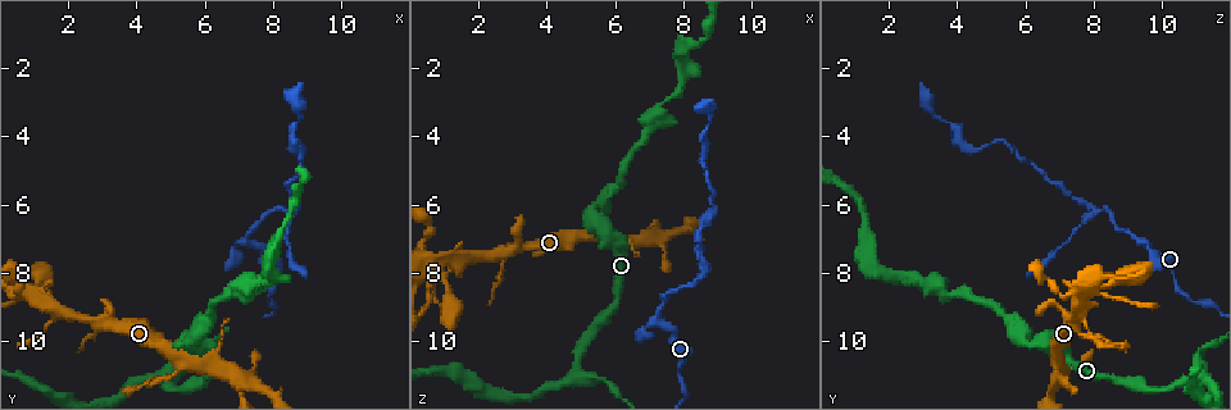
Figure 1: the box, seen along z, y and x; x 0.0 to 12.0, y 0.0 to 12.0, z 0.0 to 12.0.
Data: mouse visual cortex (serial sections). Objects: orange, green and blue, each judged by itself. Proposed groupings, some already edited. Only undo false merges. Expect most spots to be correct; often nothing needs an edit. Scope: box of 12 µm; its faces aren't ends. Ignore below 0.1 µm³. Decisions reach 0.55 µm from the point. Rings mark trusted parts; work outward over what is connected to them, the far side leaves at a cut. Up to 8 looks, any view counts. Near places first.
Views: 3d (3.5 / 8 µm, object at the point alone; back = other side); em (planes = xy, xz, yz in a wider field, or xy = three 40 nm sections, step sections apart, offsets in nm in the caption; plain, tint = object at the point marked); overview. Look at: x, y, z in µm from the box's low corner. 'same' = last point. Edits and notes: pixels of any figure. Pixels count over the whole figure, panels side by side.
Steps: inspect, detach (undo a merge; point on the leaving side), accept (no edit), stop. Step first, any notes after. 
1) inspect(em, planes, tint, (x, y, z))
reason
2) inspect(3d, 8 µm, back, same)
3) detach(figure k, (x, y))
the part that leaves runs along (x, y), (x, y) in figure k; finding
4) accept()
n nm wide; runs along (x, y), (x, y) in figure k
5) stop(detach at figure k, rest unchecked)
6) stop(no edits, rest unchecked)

inspect(3d, 3.5 µm, (7.1, 7.1, 9.3))
abrupt turn

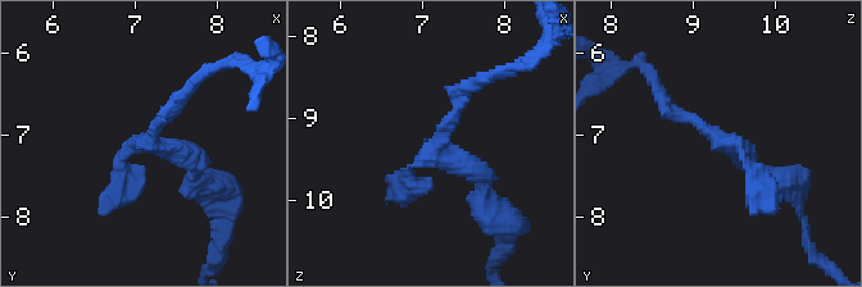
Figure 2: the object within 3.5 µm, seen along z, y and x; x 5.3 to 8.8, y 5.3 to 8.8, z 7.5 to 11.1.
inspect(em, xy, step 2, tint, (7.15, 7.10, 9.35))

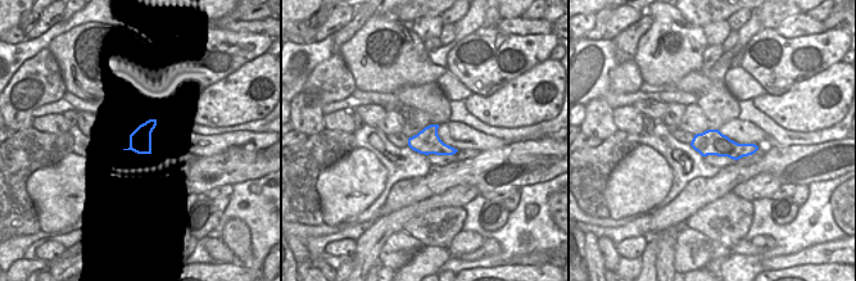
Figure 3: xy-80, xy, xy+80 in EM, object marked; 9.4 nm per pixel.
accept()
240 nm wide; runs along (767, 173), (662, 98) in figure 2; all the same cell

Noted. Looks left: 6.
inspect(3d, 3.5 µm, (5.4, 10.1, 6.2))
abrupt turn

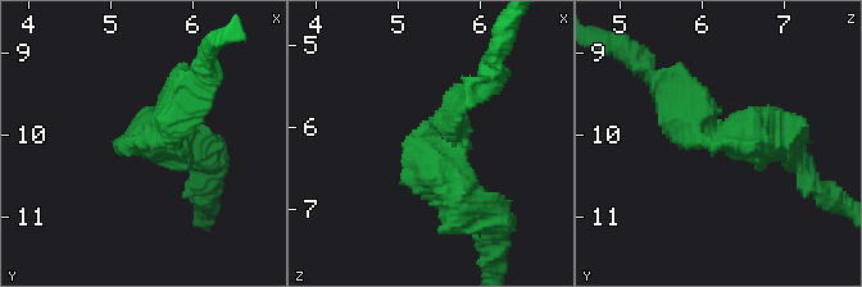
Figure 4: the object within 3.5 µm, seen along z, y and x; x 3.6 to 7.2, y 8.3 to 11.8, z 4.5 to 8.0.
inspect(em, xy, step 1, plain, (5.40, 10.05, 6.15))

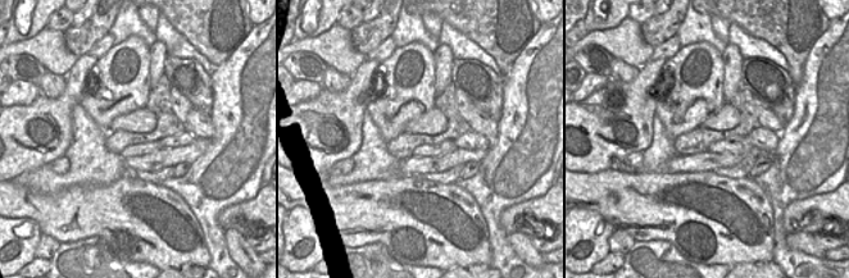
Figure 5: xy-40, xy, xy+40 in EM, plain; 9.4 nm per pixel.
inspect(em, xy, step 1, tint, same)
with the object marked

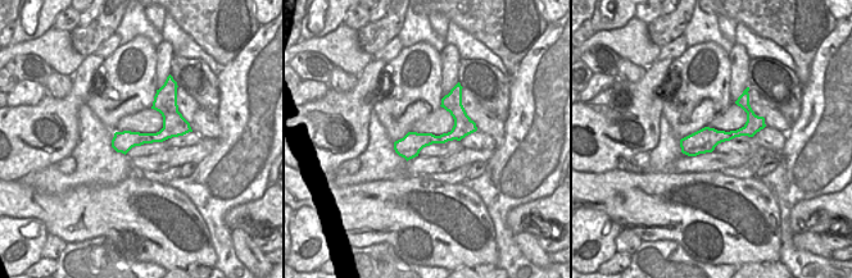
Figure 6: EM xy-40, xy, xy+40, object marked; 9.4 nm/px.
accept()
runs along (456, 90), (458, 127), (402, 153) in figure 6; all the same cell

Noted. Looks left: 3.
inspect(3d, 3.5 µm, (8.6, 6.2, 8.0))
abrupt turn

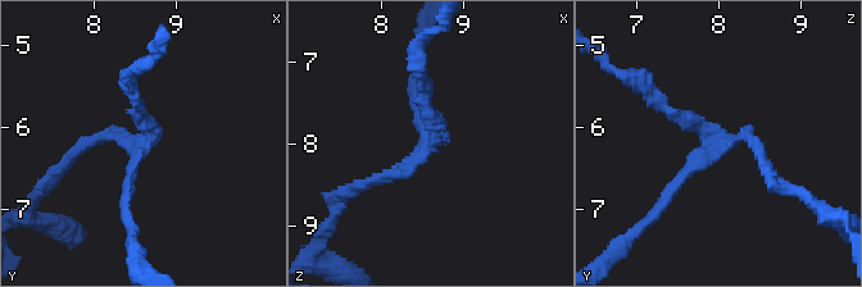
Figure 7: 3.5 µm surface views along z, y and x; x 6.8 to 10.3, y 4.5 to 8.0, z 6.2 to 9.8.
inspect(em, xy, step 3, tint, (8.60, 6.20, 8.10))
shape alone is not enough

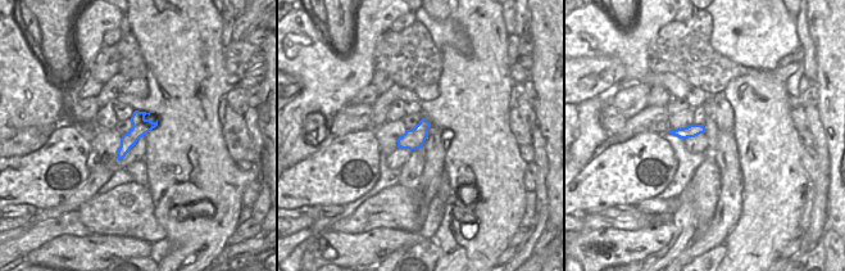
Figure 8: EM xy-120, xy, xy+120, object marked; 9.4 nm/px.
accept()
runs along (361, 185), (432, 147), (423, 82) in figure 7; continuous, no second cell

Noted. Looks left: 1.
stop(no edits, rest unchecked)

